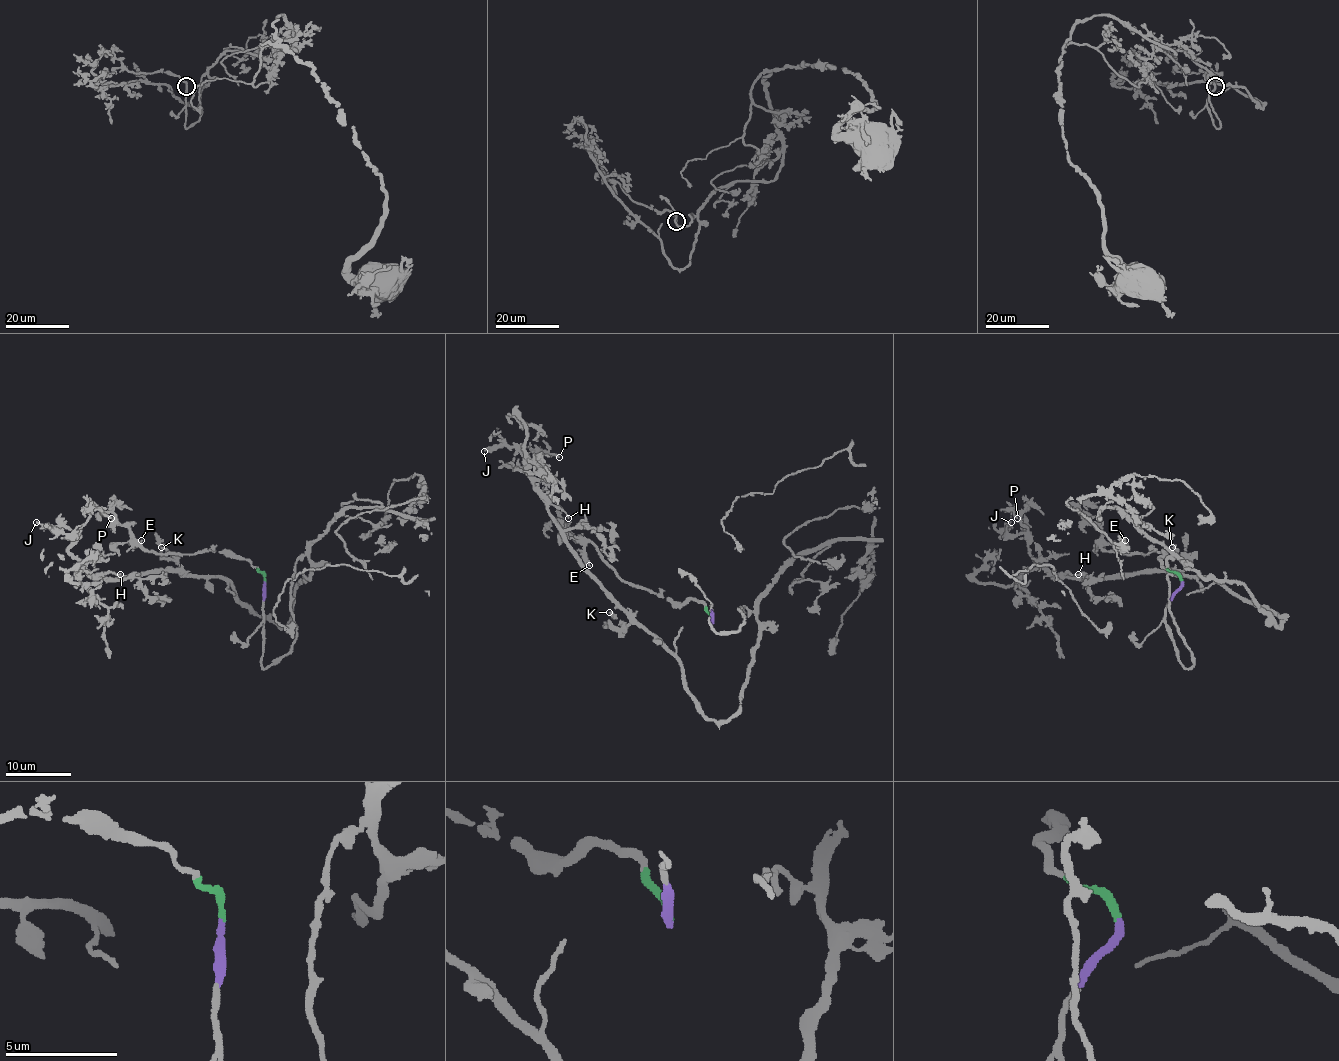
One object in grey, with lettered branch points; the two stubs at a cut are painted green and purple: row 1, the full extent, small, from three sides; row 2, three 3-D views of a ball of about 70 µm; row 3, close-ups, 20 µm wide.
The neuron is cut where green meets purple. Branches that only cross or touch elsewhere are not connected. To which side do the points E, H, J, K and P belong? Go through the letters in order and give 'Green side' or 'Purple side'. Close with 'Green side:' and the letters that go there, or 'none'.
E: Green side
H: Purple side
J: Purple side
K: Purple side
P: Purple side
Green side: E

